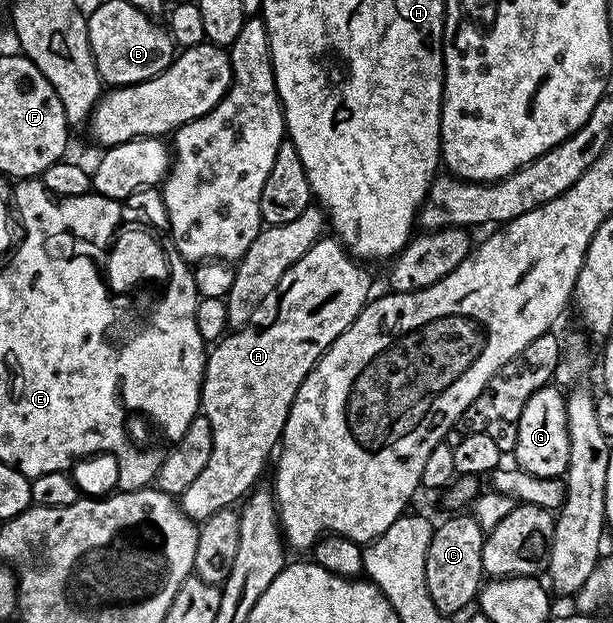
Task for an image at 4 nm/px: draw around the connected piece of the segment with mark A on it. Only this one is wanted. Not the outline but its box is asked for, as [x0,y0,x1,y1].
[178,237,372,521]

